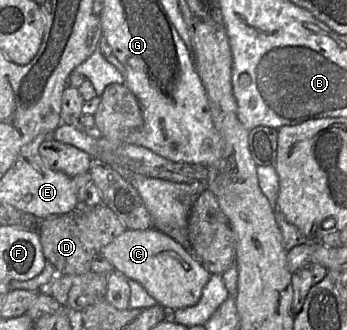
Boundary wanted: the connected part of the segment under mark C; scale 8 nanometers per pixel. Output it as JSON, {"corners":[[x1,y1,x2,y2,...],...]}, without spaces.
{"corners":[[155,228,128,230,100,250,114,270,128,280,140,283,157,304,169,312,188,308,198,303,211,273,188,249]]}

